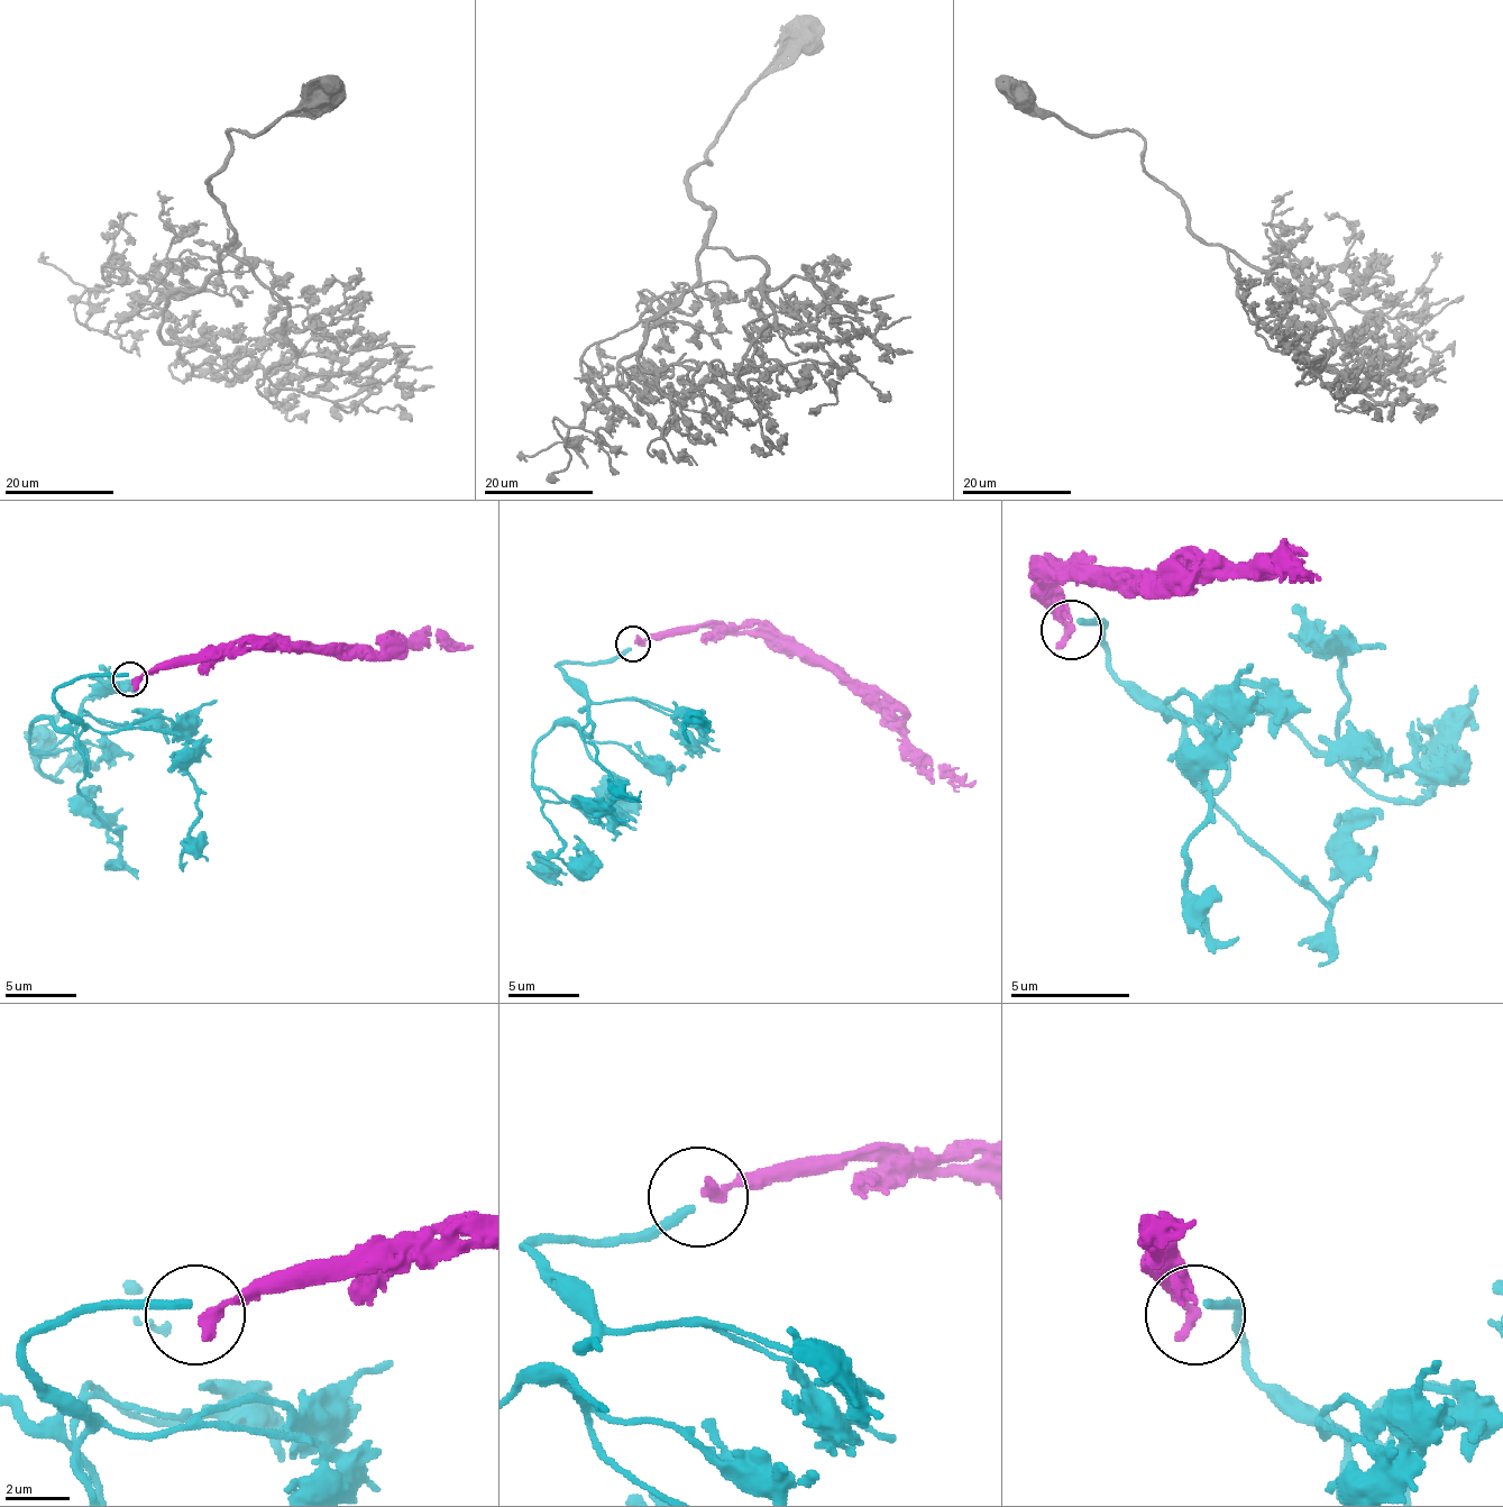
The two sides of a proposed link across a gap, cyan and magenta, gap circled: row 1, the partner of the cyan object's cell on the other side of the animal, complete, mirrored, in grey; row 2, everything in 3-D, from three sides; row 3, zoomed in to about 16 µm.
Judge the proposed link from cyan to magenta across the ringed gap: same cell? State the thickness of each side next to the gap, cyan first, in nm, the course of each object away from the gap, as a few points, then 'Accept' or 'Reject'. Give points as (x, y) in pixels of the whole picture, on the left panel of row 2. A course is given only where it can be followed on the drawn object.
Thickness 280 nm (cyan) against 440 nm. Course of cyan: (127, 676), (56, 690), (84, 729), (88, 775), (88, 750), (45, 718), (31, 747), (60, 778), (60, 711). Course of magenta: (130, 683), (212, 650), (276, 647), (375, 650), (436, 644), (472, 647). Reject

